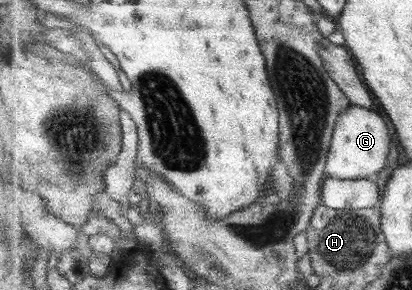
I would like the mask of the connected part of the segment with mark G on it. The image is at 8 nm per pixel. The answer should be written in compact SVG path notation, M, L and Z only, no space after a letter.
M351 105L335 127L334 137L328 151L326 178L357 181L374 179L385 164L391 149L391 135L387 121L371 109Z

